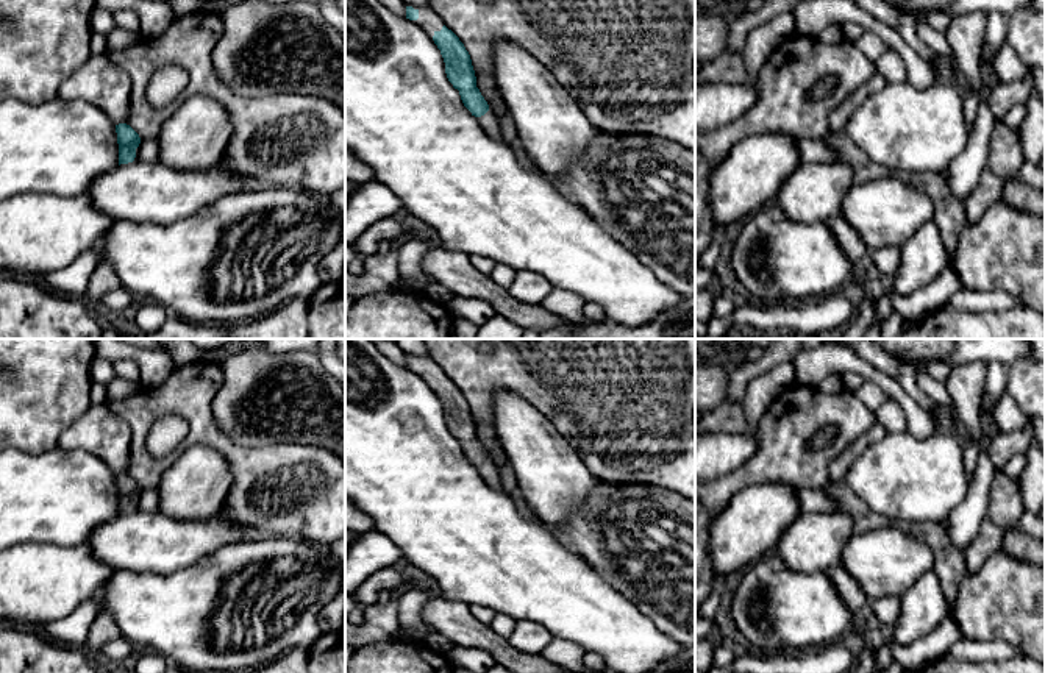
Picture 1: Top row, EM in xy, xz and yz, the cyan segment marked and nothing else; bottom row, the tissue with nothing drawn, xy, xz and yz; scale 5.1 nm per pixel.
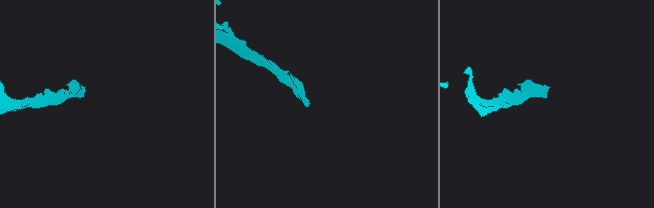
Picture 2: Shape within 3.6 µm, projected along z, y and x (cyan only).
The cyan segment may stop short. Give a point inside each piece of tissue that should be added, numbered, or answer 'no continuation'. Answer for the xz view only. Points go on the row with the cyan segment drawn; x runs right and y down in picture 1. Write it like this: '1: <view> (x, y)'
1: xz (428, 21)
2: xz (489, 122)

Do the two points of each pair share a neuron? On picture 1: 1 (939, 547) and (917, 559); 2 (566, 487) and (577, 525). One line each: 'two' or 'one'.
1: two
2: two

